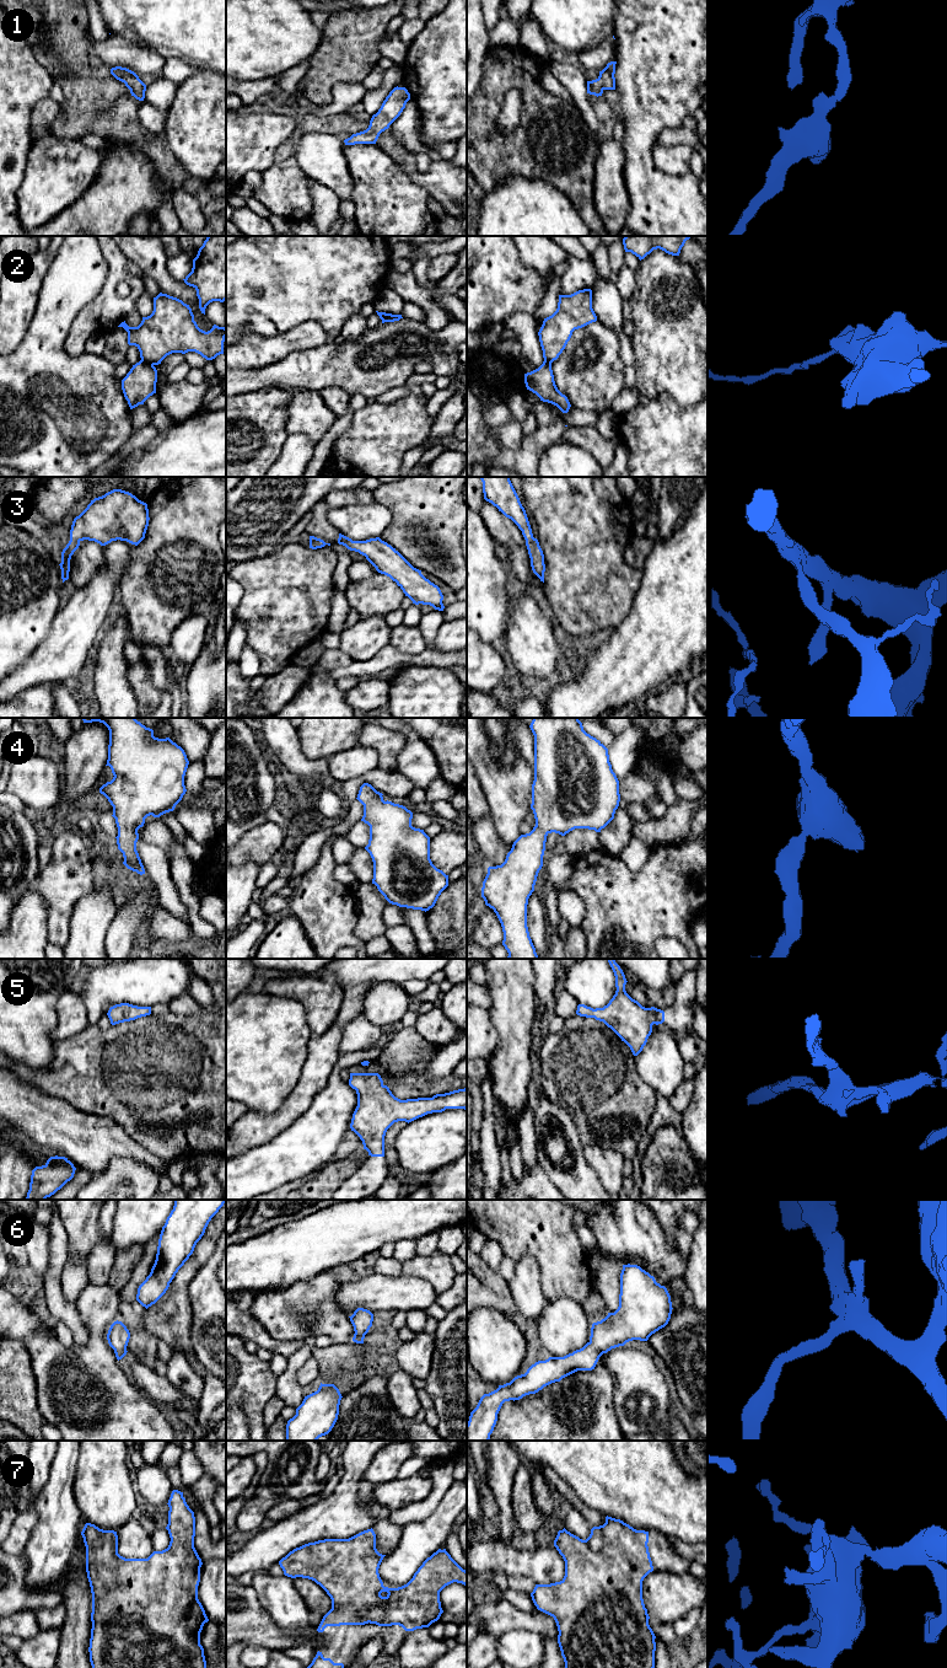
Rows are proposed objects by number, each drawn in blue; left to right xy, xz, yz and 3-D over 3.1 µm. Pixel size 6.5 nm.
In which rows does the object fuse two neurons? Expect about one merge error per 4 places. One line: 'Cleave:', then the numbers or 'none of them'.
Cleave: 2

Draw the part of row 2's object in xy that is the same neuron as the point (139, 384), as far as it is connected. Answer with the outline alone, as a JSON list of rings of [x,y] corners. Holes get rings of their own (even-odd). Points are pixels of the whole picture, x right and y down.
[[[140,360],[122,380],[122,390],[130,409],[144,404],[144,402],[156,393],[157,370],[154,365]]]

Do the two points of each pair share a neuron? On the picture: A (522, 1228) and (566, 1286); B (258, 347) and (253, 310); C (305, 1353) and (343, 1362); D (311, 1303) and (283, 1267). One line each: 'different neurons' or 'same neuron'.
A: same neuron
B: different neurons
C: different neurons
D: different neurons

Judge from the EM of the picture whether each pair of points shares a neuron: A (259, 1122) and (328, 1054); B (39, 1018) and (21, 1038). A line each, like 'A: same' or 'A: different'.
A: same
B: same

